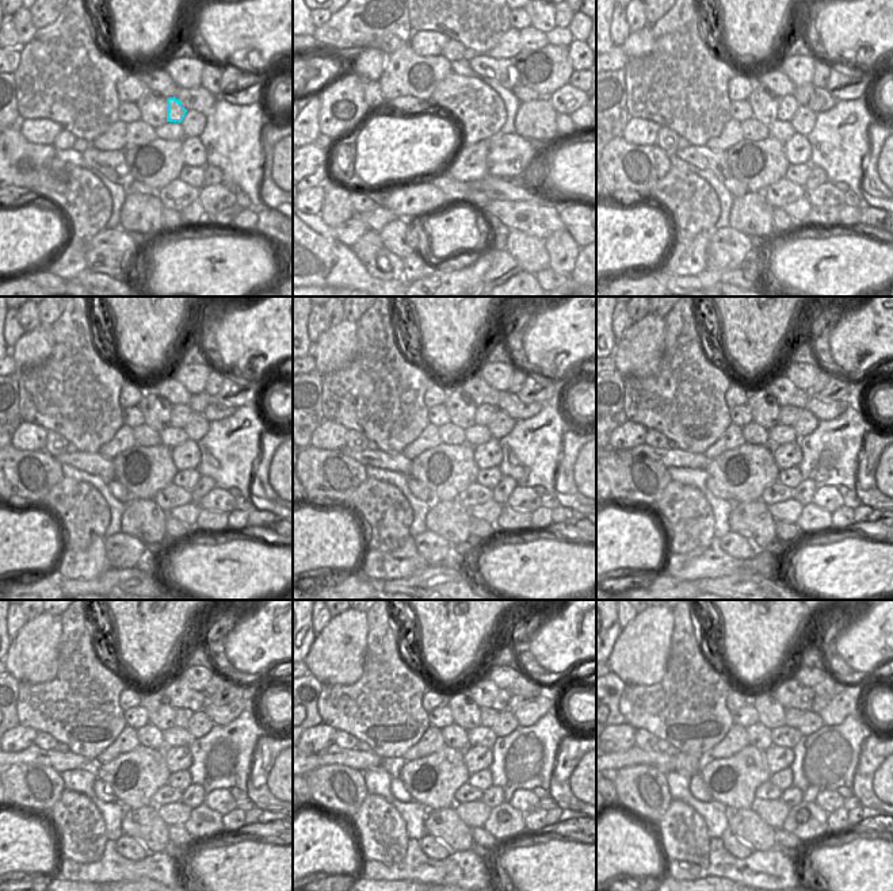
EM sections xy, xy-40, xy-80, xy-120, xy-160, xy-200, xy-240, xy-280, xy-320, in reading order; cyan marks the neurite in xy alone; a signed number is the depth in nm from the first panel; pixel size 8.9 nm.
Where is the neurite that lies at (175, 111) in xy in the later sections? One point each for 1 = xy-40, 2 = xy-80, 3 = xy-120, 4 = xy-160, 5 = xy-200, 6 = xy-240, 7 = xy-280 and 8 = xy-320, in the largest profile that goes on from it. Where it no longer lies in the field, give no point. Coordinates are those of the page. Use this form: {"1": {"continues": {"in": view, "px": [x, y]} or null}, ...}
{"1": {"continues": {"in": "xy-40", "px": [481, 107]}}, "2": {"continues": {"in": "xy-80", "px": [787, 104]}}, "3": {"continues": {"in": "xy-120", "px": [180, 413]}}, "4": {"continues": {"in": "xy-160", "px": [484, 413]}}, "5": {"continues": {"in": "xy-200", "px": [787, 415]}}, "6": {"continues": {"in": "xy-240", "px": [183, 716]}}, "7": {"continues": {"in": "xy-280", "px": [488, 716]}}, "8": {"continues": {"in": "xy-320", "px": [793, 718]}}}

